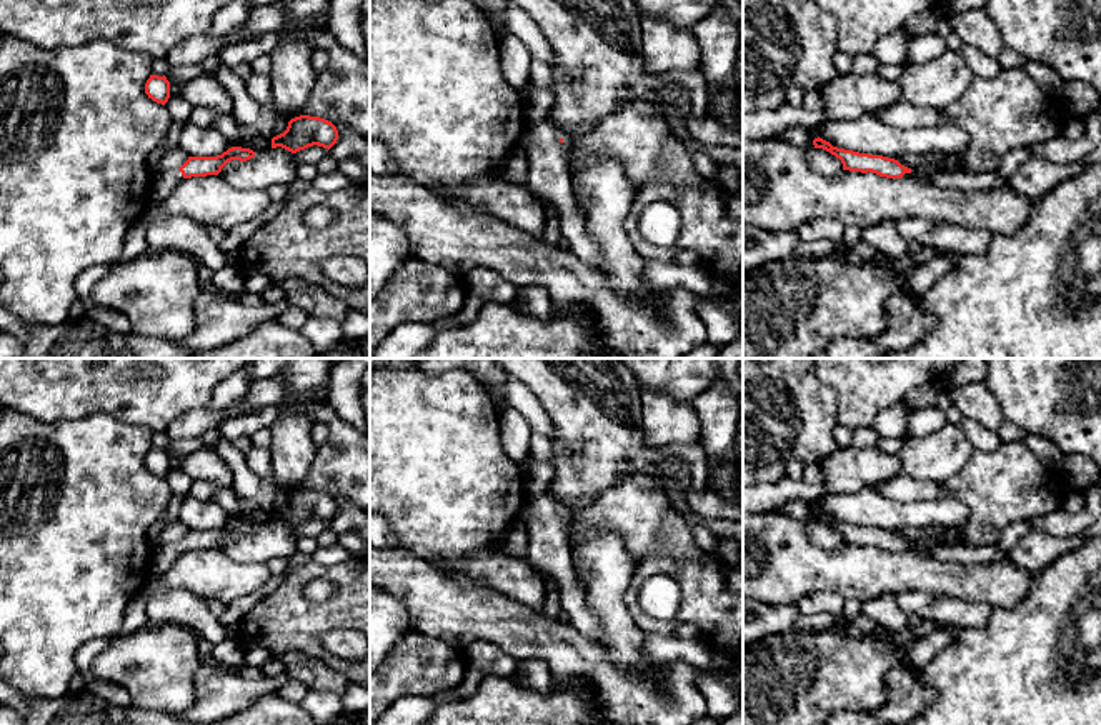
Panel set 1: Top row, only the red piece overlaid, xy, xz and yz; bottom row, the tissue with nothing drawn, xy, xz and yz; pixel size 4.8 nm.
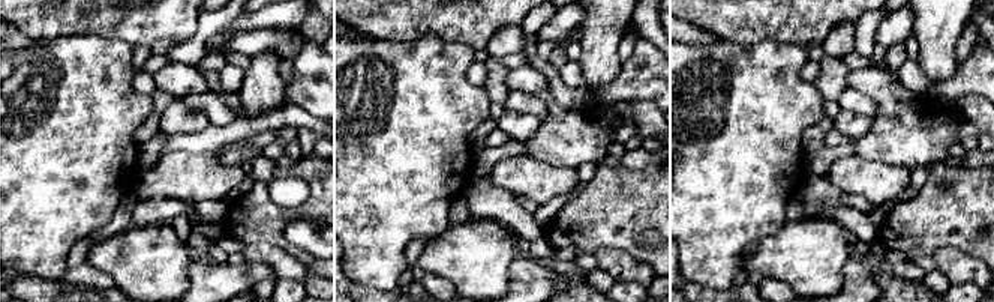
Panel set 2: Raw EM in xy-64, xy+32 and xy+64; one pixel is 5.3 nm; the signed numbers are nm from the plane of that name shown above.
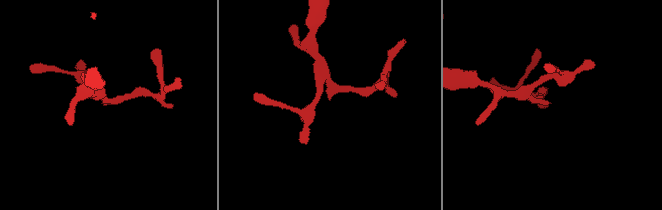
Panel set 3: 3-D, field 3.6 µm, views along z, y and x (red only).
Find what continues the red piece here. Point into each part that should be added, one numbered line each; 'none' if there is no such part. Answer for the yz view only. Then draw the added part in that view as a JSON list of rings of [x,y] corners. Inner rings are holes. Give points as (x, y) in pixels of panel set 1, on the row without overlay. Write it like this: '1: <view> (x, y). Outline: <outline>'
1: yz (963, 554). Outline: [[[938,543],[938,545],[933,545],[924,550],[904,547],[903,552],[919,552],[919,553],[929,555],[933,558],[959,562],[964,565],[989,563],[989,562],[994,562],[994,560],[1004,557],[1003,552],[999,550],[999,545],[969,547],[969,545]]]

